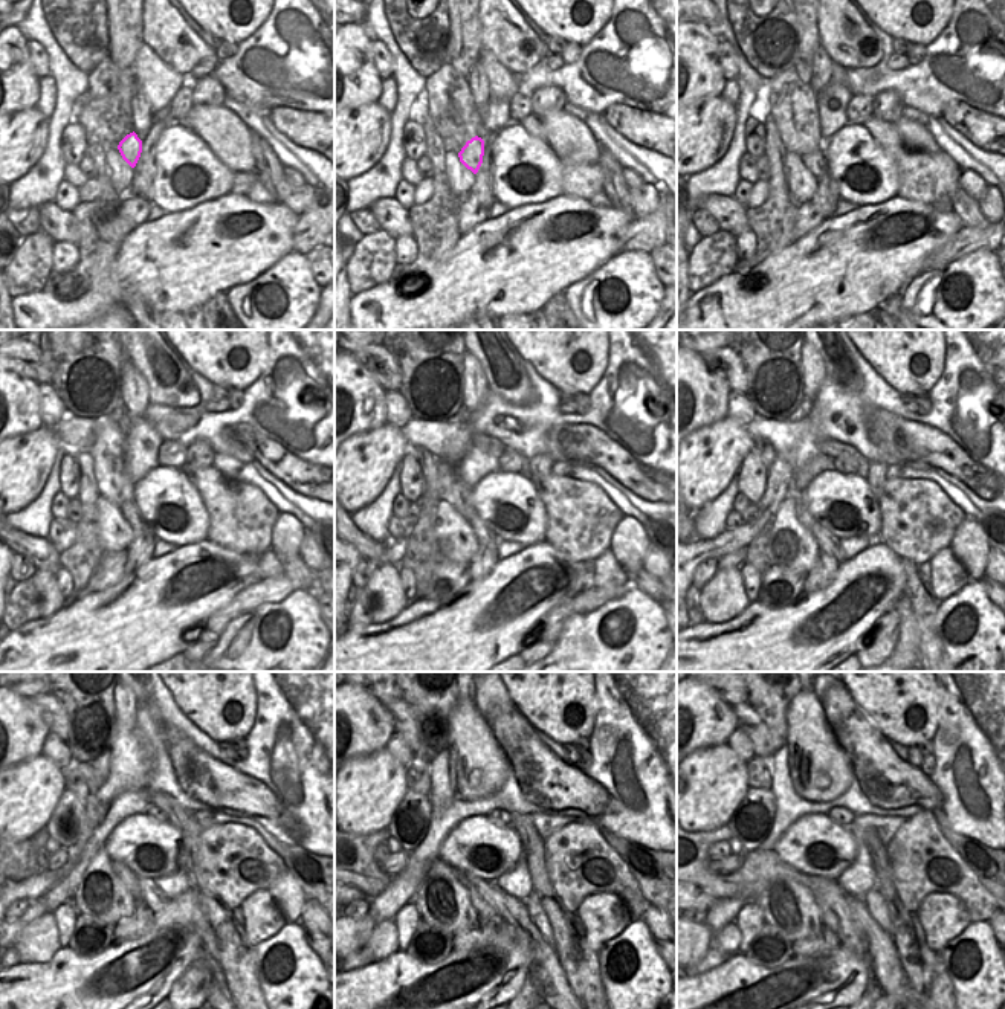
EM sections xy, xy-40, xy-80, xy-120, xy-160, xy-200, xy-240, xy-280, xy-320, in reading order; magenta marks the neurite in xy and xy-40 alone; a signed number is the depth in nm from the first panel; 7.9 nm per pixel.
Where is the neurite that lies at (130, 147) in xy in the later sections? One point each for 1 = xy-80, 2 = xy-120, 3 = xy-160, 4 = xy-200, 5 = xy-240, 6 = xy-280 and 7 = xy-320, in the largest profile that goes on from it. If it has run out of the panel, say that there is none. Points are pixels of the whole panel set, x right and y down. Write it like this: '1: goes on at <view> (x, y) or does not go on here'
1: goes on at xy-80 (816, 164)
2: goes on at xy-120 (130, 512)
3: goes on at xy-160 (484, 535)
4: goes on at xy-200 (828, 542)
5: goes on at xy-240 (156, 899)
6: goes on at xy-280 (552, 980)
7: goes on at xy-320 (886, 968)

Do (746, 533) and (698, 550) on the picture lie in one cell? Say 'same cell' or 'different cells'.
same cell

